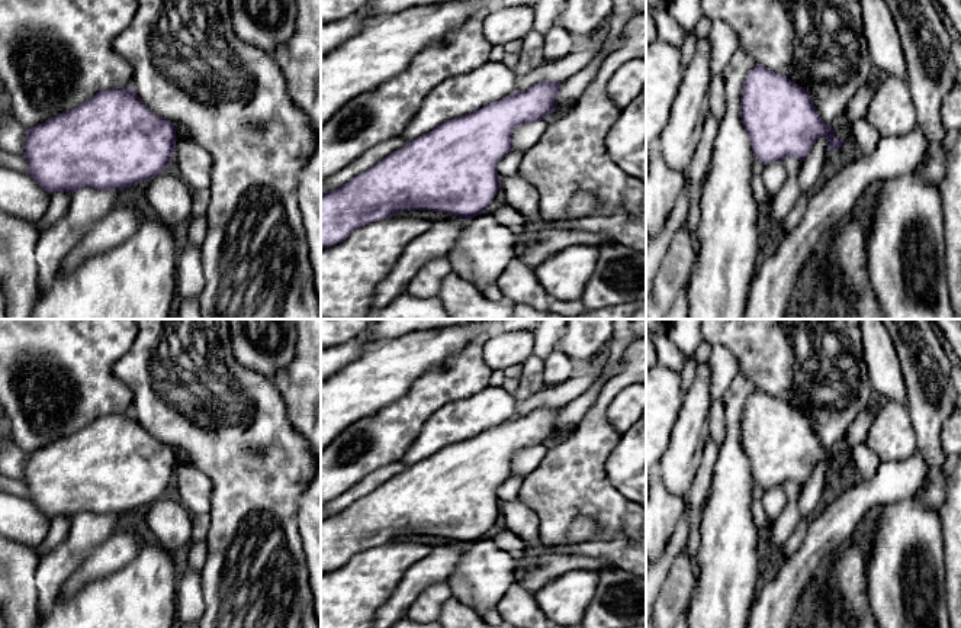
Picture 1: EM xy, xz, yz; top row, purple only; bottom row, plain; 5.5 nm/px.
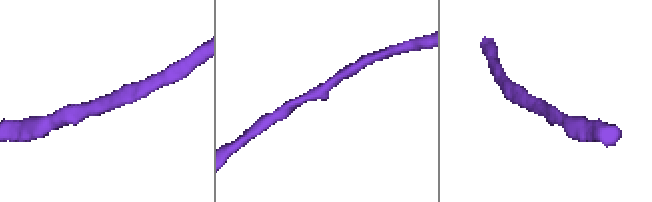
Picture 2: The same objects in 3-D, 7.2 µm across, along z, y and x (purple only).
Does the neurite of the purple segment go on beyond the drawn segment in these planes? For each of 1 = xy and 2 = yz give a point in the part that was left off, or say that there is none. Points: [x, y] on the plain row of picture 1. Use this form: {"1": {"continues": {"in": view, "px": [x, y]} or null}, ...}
{"1": {"continues": null}, "2": {"continues": null}}

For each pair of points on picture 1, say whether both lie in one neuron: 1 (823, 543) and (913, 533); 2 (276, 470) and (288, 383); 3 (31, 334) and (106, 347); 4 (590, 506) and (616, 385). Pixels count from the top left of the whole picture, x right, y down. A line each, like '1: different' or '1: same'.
1: different
2: different
3: same
4: same

